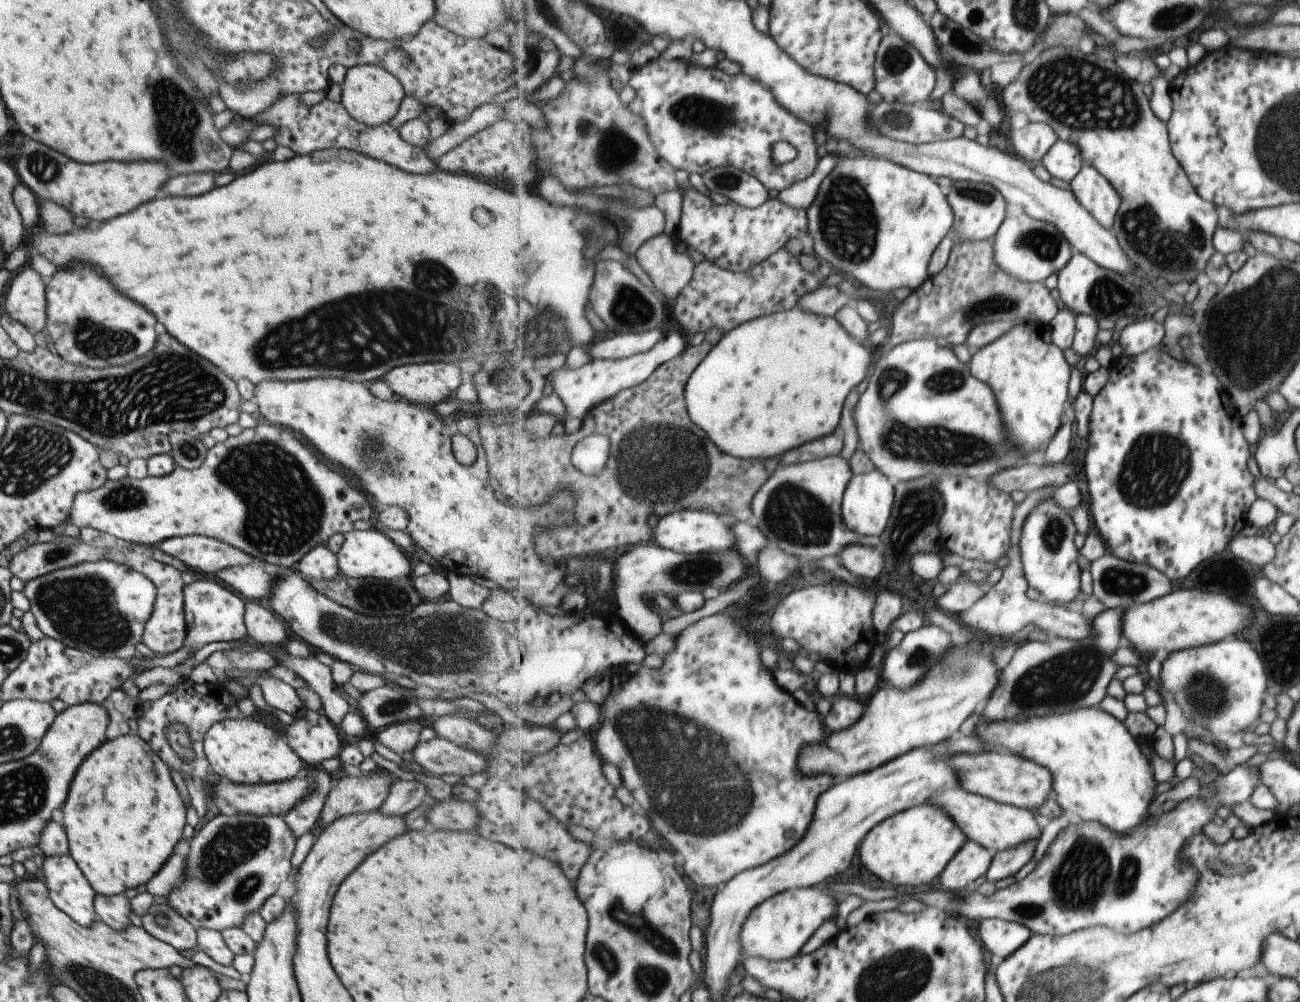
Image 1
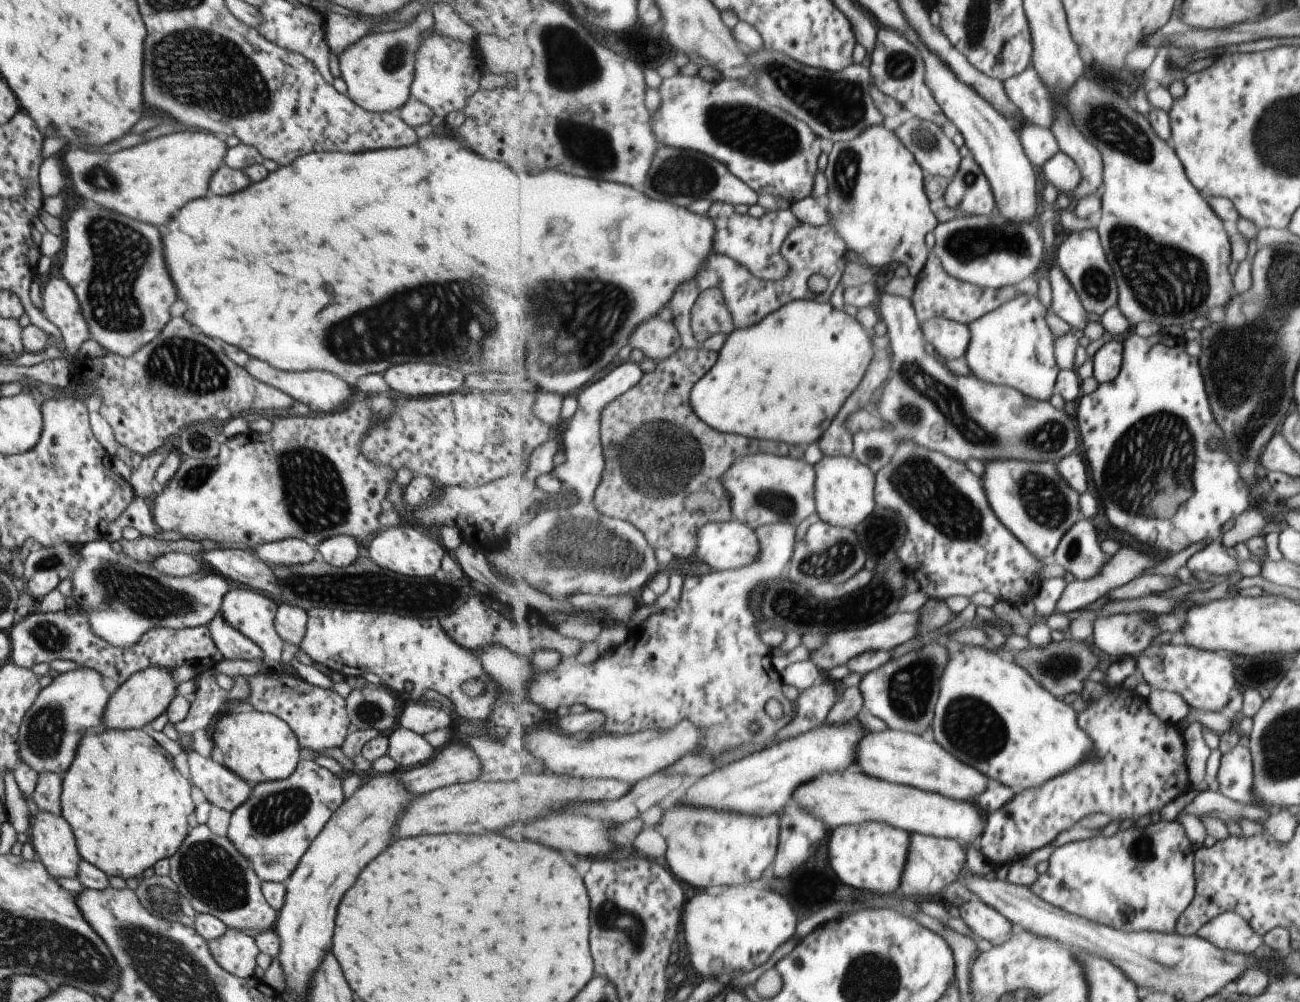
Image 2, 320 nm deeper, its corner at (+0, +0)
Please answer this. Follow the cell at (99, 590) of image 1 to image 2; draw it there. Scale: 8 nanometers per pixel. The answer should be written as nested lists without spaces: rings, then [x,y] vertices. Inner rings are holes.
[[[101,538],[81,544],[76,553],[77,561],[68,578],[71,599],[87,614],[91,632],[115,648],[133,646],[151,628],[207,626],[218,614],[223,596],[231,590],[225,577],[217,574],[203,574],[201,578],[165,576],[149,562],[137,562],[123,552],[117,554]]]

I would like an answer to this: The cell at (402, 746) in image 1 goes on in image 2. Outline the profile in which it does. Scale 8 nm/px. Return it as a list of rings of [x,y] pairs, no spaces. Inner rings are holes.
[[[422,702],[409,703],[399,714],[399,726],[423,735],[435,730],[448,730],[451,725],[448,708],[425,706]]]

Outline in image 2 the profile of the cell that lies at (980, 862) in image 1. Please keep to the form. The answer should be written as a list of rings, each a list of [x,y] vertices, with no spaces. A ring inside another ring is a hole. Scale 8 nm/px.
[[[911,833],[911,852],[909,852],[909,862],[905,866],[903,882],[901,882],[901,891],[905,896],[921,900],[925,897],[941,894],[945,888],[948,888],[957,882],[963,874],[963,868],[967,866],[965,856],[966,848],[960,840],[949,838],[933,837],[932,835],[923,835],[920,833]]]

